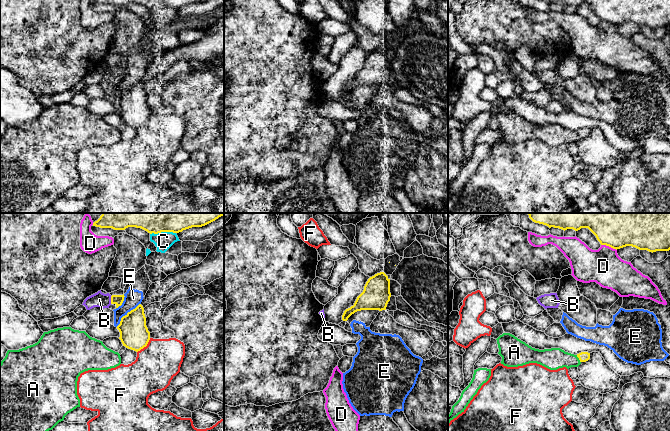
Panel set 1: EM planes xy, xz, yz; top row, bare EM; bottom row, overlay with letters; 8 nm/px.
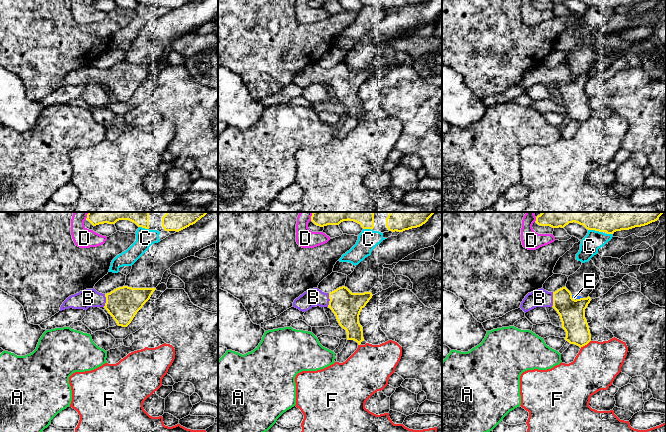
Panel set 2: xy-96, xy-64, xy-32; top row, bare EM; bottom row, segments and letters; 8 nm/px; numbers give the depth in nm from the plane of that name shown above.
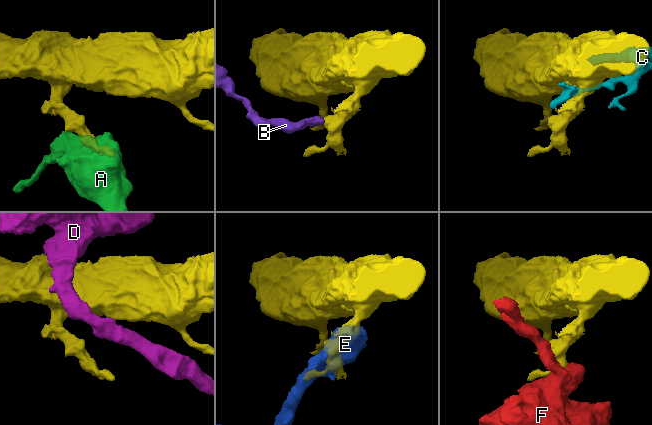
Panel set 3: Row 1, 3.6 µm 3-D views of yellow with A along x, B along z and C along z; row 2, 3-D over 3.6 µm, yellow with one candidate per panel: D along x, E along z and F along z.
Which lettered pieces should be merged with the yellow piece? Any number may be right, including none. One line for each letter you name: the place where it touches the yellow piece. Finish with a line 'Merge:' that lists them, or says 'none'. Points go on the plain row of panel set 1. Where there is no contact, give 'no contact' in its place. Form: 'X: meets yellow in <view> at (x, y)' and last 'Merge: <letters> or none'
B: meets yellow in xy at (111, 76)
Merge: B

